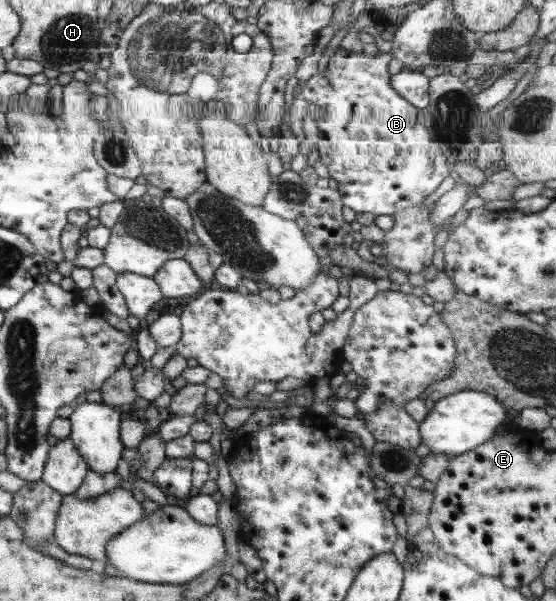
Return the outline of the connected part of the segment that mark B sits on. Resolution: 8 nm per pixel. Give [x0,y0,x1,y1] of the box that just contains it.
[298,48,448,217]

